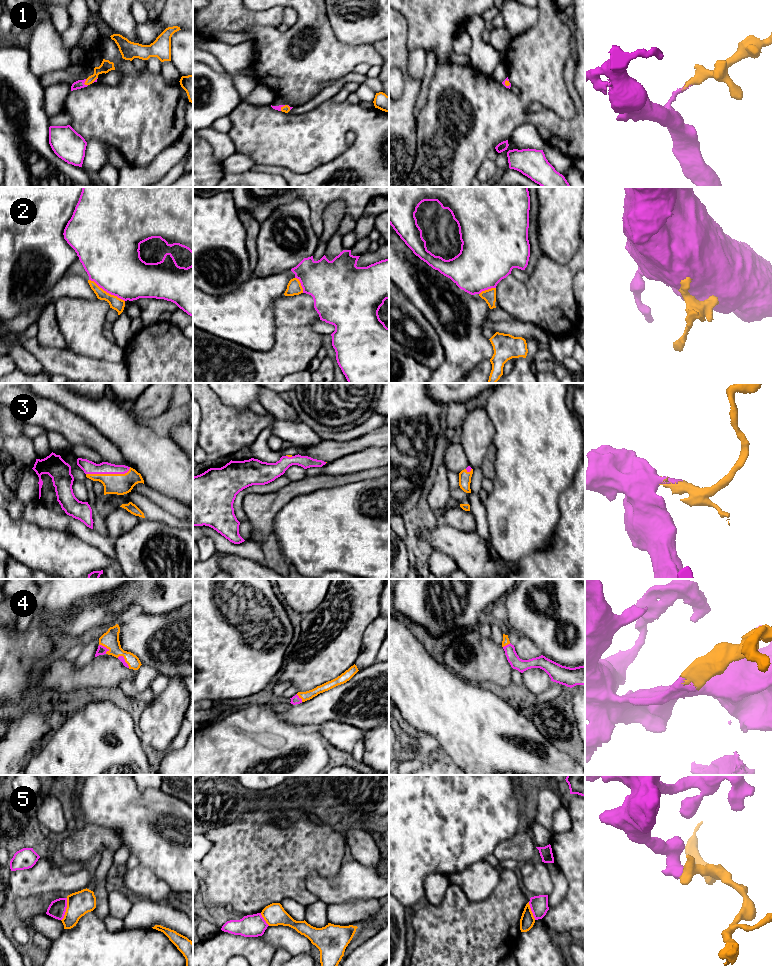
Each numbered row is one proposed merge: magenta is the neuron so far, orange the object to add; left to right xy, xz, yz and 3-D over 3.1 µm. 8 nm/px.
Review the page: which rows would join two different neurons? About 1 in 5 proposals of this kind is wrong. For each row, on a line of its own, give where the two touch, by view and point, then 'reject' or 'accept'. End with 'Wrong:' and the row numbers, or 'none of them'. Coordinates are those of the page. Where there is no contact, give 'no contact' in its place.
1: contact xy (84, 82); accept
2: contact xy (107, 292); accept
3: contact xy (108, 473); accept
4: contact xy (103, 646); accept
5: contact xy (65, 909); reject
Wrong: 5

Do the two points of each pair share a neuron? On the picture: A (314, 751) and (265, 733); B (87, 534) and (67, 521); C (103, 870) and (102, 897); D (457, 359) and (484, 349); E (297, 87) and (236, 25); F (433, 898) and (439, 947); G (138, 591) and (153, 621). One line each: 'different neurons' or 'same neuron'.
A: same neuron
B: same neuron
C: same neuron
D: same neuron
E: different neurons
F: different neurons
G: different neurons

